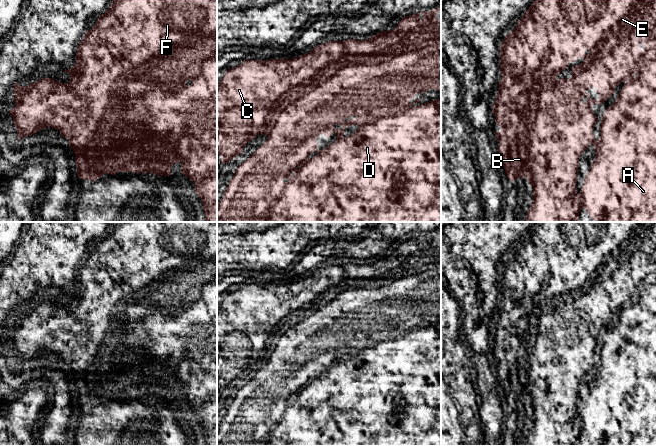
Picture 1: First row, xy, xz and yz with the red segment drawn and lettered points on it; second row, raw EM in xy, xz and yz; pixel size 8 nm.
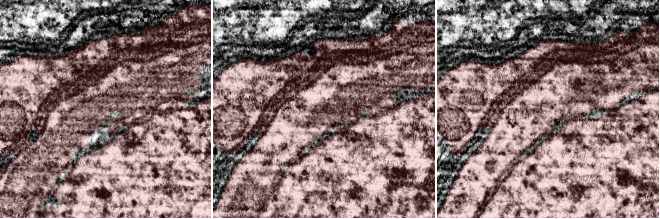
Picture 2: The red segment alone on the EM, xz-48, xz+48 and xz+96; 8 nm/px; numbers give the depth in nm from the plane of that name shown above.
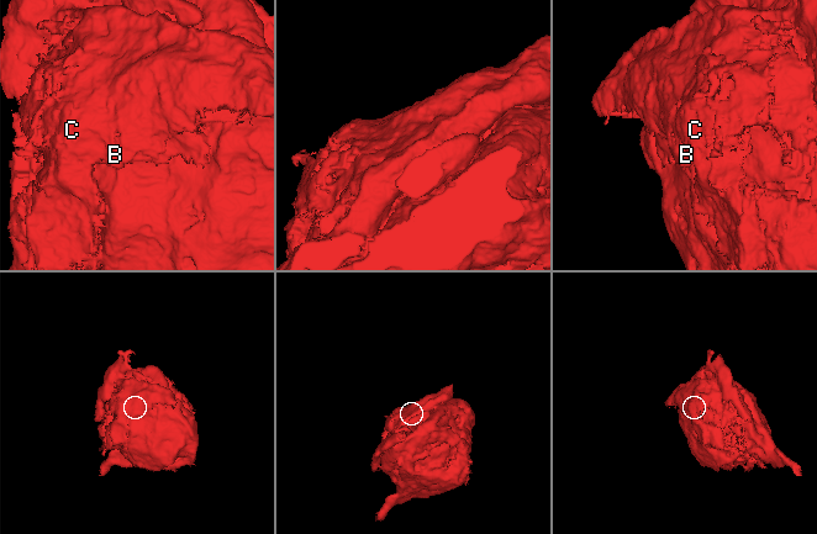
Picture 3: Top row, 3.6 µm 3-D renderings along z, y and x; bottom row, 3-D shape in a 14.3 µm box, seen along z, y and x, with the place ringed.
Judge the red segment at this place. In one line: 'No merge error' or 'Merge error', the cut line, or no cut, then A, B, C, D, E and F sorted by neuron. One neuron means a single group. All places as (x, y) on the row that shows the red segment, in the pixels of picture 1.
No merge error. No split. Groups: A B C D E F

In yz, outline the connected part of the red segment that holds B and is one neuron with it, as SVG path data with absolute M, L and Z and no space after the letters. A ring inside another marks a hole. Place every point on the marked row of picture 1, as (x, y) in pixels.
M534 0L532 5L527 9L523 14L522 18L518 21L517 26L514 30L507 34L500 46L500 73L502 74L501 80L498 82L499 88L496 96L496 101L492 105L492 113L495 116L495 123L501 126L501 131L495 131L498 145L498 157L501 163L504 166L505 173L511 182L518 178L527 178L528 183L533 187L533 200L531 206L527 212L526 222L579 222L579 212L584 208L590 217L593 219L593 222L656 222L656 0ZM578 58L583 58L584 61L575 65L571 68L572 77L570 79L561 78L558 80L556 77L560 73L569 67L570 62L575 62ZM621 82L625 84L622 87L622 90L618 94L617 100L610 105L604 112L601 125L600 125L600 137L596 140L593 134L594 125L598 122L597 117L594 115L592 110L593 104L602 104L608 98L610 98L615 93L615 87L619 86ZM593 86L597 93L600 95L597 99L591 99L589 94L585 91L589 91L590 87ZM592 144L594 146L596 155L590 165L590 169L587 172L583 186L580 190L580 194L577 194L577 172L579 170L579 158L581 154Z

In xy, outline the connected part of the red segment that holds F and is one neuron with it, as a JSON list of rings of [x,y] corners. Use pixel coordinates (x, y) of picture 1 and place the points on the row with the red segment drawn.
[[[113,0],[108,10],[99,16],[95,25],[91,30],[87,30],[82,38],[78,49],[76,51],[76,63],[69,70],[64,70],[70,74],[69,83],[60,83],[53,78],[42,78],[41,80],[30,83],[28,86],[19,86],[18,82],[13,85],[14,89],[14,102],[15,107],[9,111],[13,117],[13,123],[17,129],[18,138],[22,140],[25,136],[36,134],[38,131],[51,127],[57,129],[60,134],[69,140],[70,148],[75,154],[75,163],[77,167],[77,176],[79,179],[85,179],[90,181],[97,180],[104,174],[115,175],[117,172],[135,172],[153,173],[160,176],[170,176],[171,166],[179,162],[182,163],[181,173],[187,176],[195,185],[195,192],[202,201],[203,209],[205,211],[205,222],[217,222],[217,124],[215,123],[215,113],[217,112],[217,0]]]

